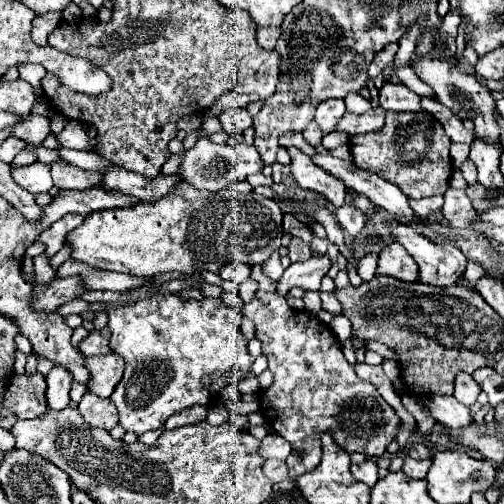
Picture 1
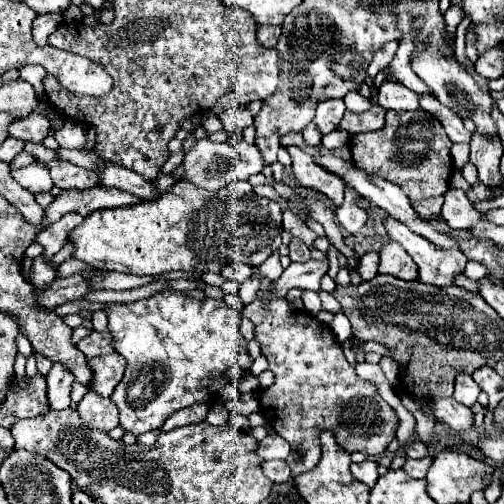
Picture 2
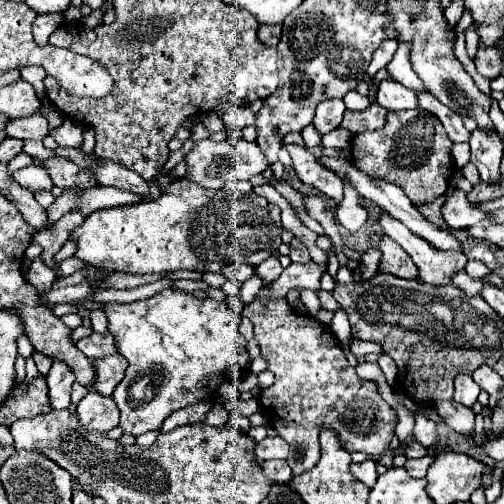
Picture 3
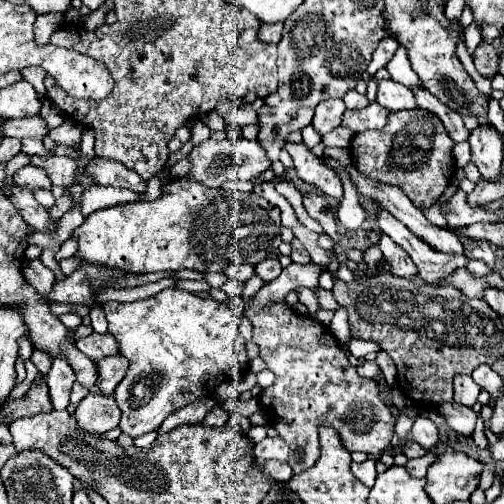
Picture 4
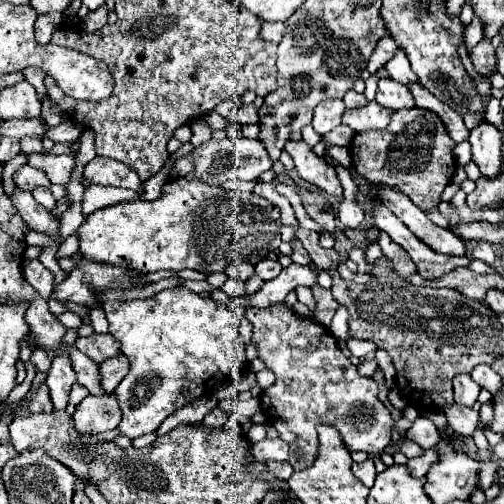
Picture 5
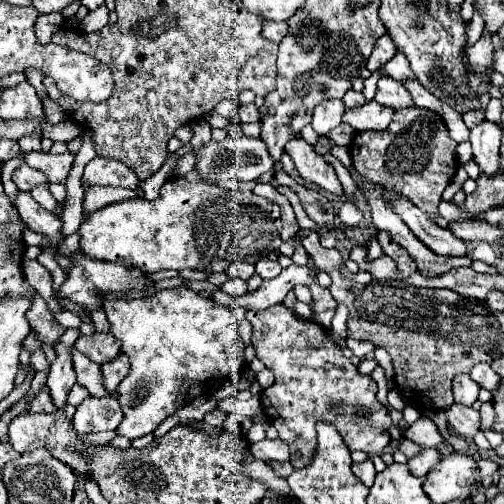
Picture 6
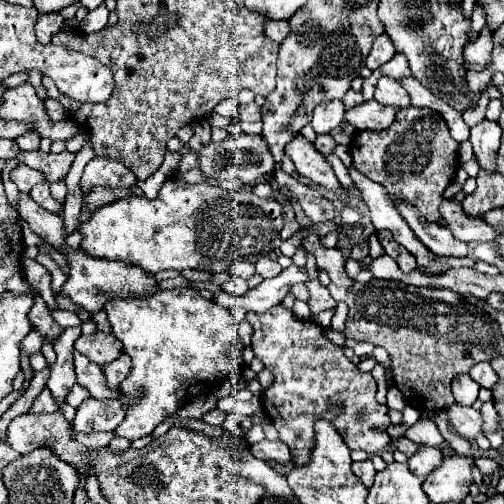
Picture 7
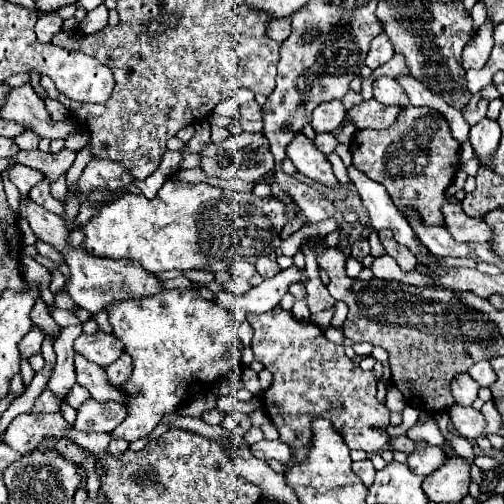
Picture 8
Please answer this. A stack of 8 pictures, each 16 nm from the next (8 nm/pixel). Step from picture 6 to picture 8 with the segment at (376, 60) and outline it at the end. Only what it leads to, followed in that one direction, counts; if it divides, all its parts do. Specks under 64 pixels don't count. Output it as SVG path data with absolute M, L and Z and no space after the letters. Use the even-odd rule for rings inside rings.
M380 34L380 36L376 36L376 38L372 40L372 48L370 48L370 52L368 52L366 66L372 68L372 70L376 70L376 68L382 66L384 62L388 62L392 56L394 56L394 48L392 48L388 36Z

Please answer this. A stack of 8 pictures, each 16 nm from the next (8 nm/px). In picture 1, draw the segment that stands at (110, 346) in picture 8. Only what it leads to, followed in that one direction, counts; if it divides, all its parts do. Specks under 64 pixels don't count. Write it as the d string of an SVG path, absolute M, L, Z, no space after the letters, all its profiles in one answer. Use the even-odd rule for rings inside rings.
M104 328L104 330L94 330L88 334L88 338L84 338L80 342L80 352L84 356L98 356L98 354L110 354L110 346L108 346L108 340L110 340L110 330Z

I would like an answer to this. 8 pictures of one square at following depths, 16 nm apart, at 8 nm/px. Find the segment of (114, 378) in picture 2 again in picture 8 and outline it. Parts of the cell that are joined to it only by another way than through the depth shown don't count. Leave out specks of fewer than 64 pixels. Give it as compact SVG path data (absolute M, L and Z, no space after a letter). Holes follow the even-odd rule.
M126 352L114 364L108 364L106 368L106 376L112 386L120 386L130 374L132 374L132 360Z

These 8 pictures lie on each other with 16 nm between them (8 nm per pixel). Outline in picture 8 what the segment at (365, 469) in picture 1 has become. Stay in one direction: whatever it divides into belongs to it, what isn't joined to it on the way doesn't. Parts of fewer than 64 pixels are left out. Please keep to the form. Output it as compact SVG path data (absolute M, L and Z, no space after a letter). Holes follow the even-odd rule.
M370 460L352 462L352 470L354 470L354 474L358 474L358 478L364 482L364 486L366 486L366 488L370 488L370 486L372 486L372 480L374 480L376 470L374 470L374 466L372 466L372 462L370 462Z

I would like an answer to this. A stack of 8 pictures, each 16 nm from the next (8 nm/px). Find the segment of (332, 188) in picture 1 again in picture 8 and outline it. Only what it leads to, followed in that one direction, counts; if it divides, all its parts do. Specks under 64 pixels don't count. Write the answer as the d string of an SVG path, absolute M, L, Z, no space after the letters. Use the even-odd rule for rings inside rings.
M296 134L292 144L288 144L286 154L294 162L296 170L300 174L304 174L306 178L310 178L314 182L320 182L326 188L336 188L338 186L338 180L336 180L336 176L332 172L330 162L314 146L314 142L310 142L304 134Z

